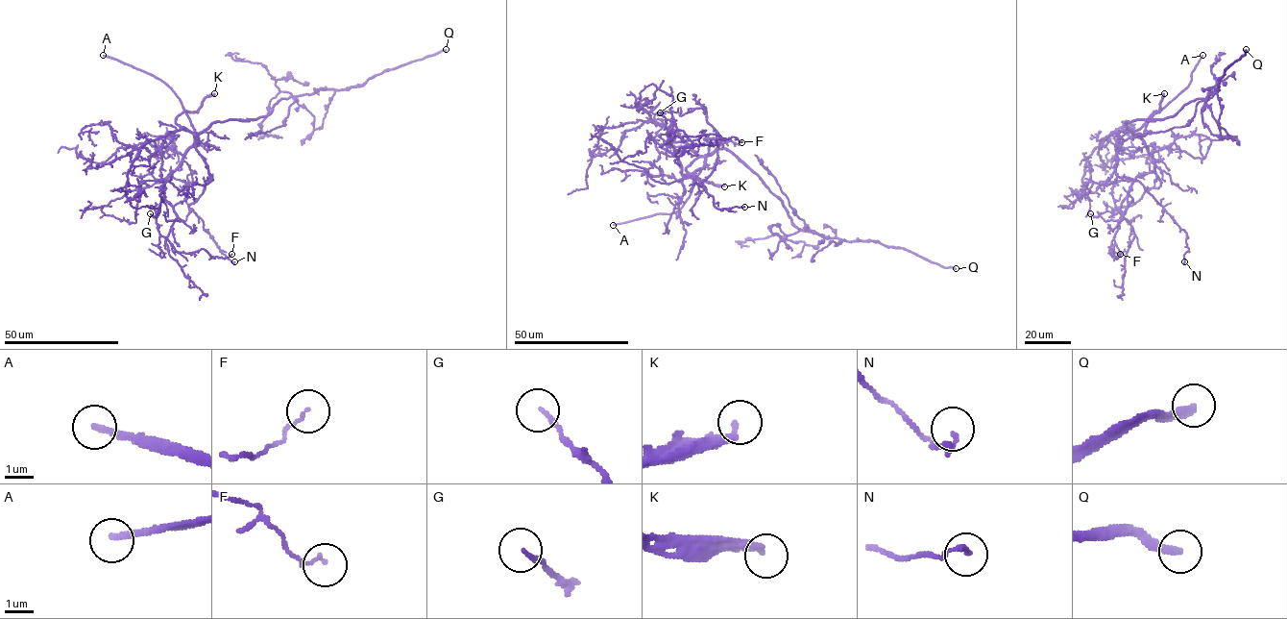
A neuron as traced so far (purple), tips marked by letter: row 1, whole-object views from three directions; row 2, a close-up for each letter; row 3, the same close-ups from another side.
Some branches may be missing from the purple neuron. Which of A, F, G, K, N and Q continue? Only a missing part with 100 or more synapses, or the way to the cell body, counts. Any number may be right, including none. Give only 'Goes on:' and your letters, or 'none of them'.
Goes on: A, K, Q

